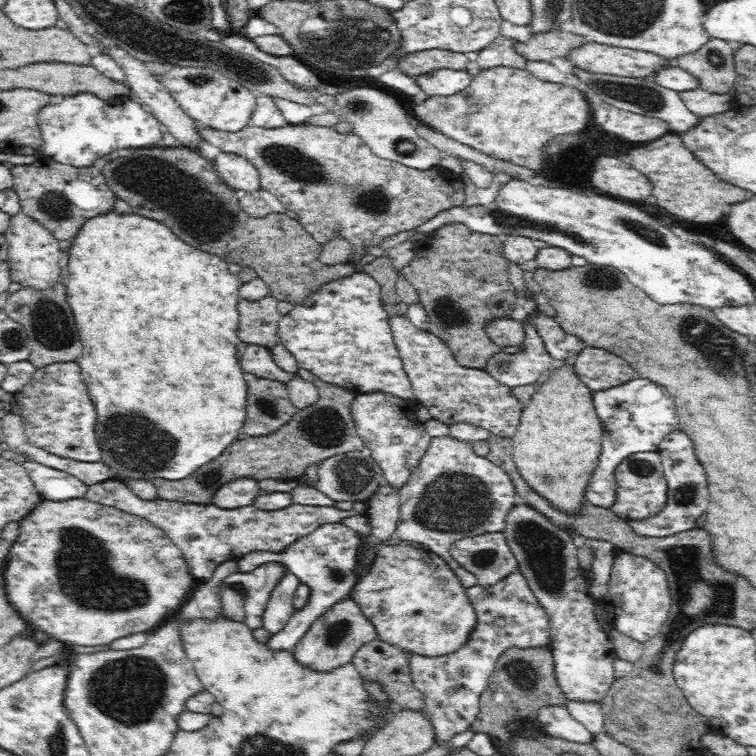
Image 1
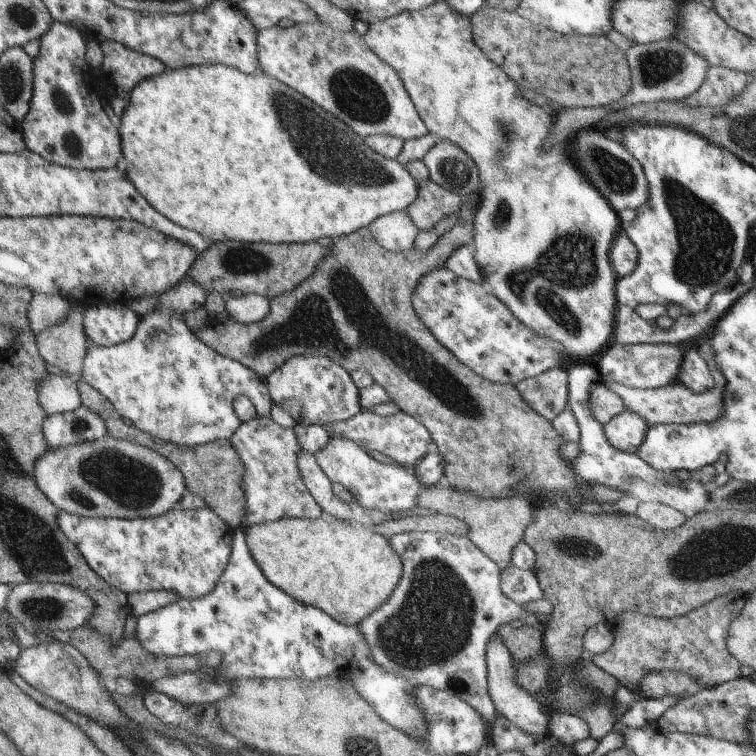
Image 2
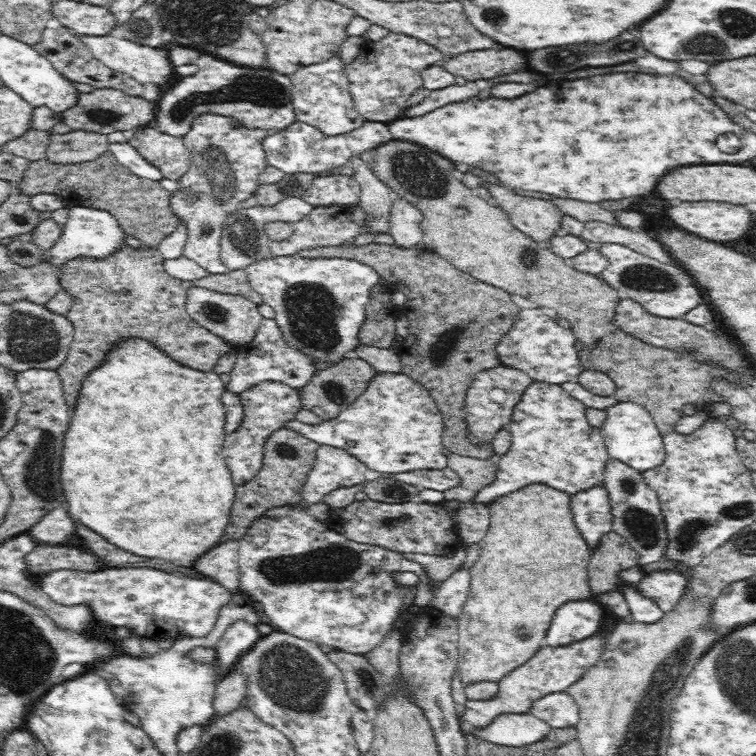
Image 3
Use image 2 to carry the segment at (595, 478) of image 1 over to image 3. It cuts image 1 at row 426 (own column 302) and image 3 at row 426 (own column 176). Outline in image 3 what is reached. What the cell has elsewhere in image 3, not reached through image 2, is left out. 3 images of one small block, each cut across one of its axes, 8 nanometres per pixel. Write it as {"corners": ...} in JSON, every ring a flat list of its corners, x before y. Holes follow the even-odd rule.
{"corners":[[617,402,606,407,606,418,599,426,604,437,608,454,623,463,644,472,660,466,665,459,665,446,663,436,660,435,650,412,635,402]]}

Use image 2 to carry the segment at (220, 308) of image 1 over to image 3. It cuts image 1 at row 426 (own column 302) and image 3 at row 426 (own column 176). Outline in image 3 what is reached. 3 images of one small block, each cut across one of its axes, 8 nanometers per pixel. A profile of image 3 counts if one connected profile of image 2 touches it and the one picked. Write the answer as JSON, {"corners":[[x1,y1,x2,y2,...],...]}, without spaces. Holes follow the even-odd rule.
{"corners":[[130,339,128,343,122,343,108,352,108,358,100,367,93,368,85,376,85,382,81,386,81,394,77,403,72,408,71,421,65,432,60,480,68,503,67,512,73,520,92,528,100,536,104,536,108,542,120,546,122,550,128,550,138,556,148,558,162,558,166,562,172,562,176,566,182,566,192,574,193,564,199,556,220,544,220,538,225,534,229,524,231,506,235,499,236,485,231,477,230,469,226,462,218,462,220,446,224,444,226,432,226,409,222,408,222,394,226,391,226,385,219,374,213,370,204,372,190,367,184,367,174,362,170,355,163,354,152,343,146,343,144,339]]}

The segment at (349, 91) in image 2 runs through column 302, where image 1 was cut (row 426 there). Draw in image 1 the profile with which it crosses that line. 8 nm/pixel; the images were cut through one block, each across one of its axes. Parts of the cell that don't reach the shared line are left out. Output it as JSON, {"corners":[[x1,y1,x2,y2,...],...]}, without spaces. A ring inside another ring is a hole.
{"corners":[[76,361,61,362,37,368,33,378,19,392,13,393,18,403,23,427,29,441,39,449,56,456,87,463,99,462,98,442,95,442,94,403,82,382]]}

